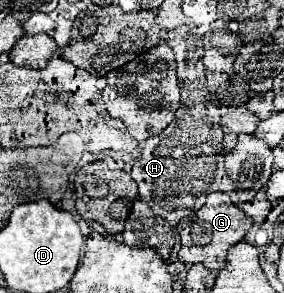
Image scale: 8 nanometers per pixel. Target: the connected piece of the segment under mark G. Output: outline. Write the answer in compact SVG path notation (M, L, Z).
M210 193L206 197L206 203L202 209L194 211L188 215L188 225L178 225L178 233L180 233L180 251L178 251L178 259L182 263L202 263L204 267L212 269L212 271L220 271L226 267L226 255L228 249L240 241L244 241L244 235L250 231L250 227L254 225L254 221L250 217L244 215L244 211L240 211L230 195L226 193Z

